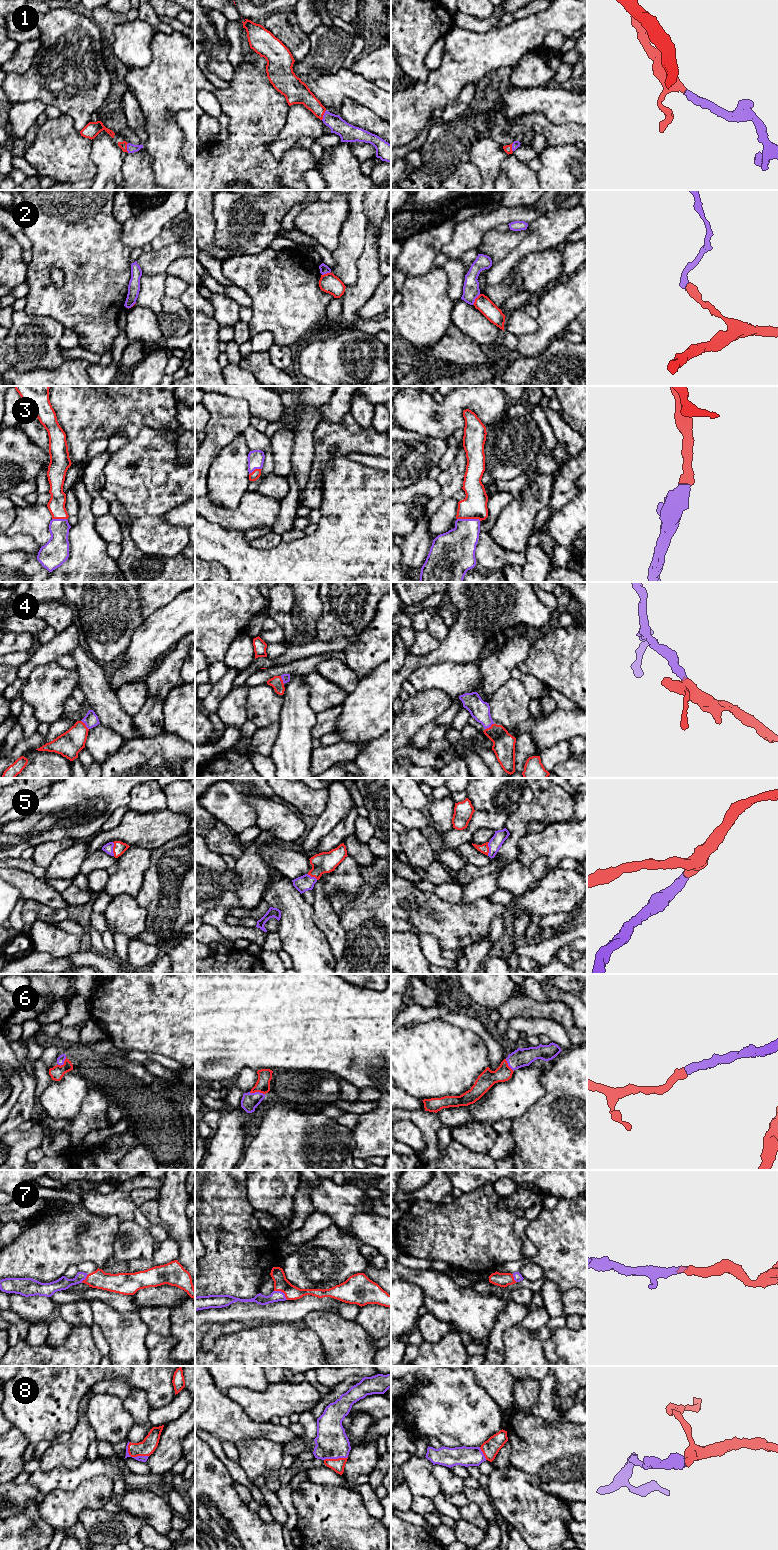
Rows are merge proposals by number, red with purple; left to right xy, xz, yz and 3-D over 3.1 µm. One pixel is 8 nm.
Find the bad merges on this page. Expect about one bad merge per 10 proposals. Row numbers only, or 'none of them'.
2

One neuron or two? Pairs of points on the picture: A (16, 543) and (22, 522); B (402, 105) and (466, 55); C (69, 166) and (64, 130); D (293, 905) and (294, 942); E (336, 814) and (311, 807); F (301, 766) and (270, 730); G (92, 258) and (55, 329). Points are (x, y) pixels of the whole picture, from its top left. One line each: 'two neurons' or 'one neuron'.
A: two neurons
B: one neuron
C: one neuron
D: one neuron
E: two neurons
F: two neurons
G: two neurons

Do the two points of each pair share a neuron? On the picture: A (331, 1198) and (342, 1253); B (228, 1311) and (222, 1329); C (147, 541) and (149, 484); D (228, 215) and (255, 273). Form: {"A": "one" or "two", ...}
{"A": "two", "B": "two", "C": "one", "D": "two"}

